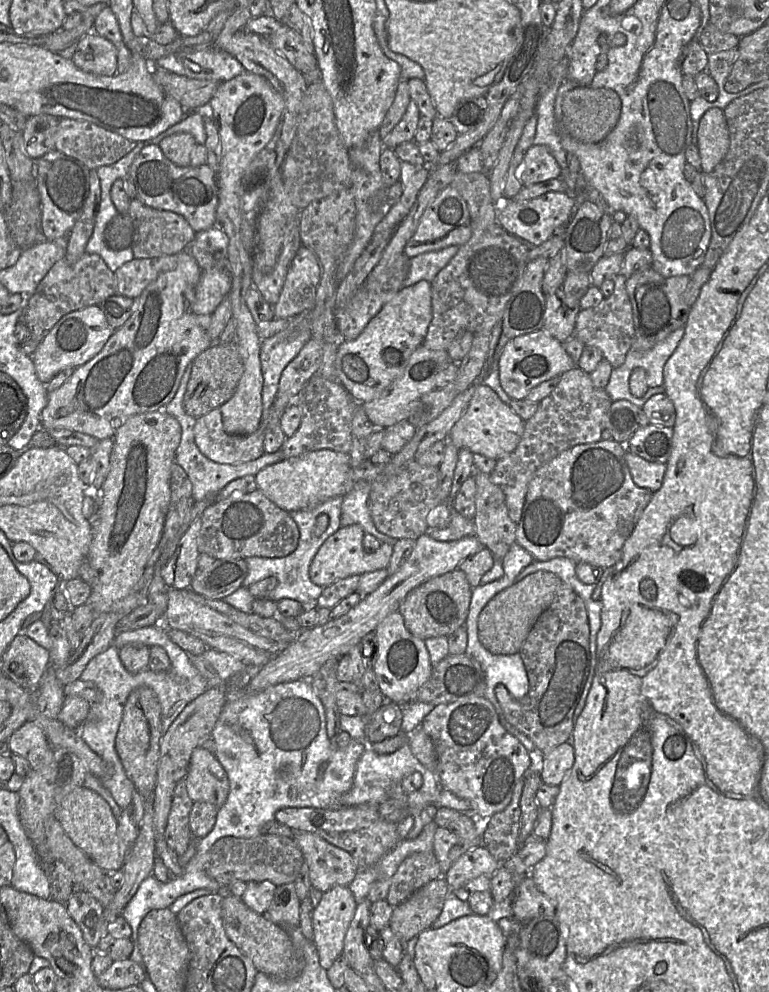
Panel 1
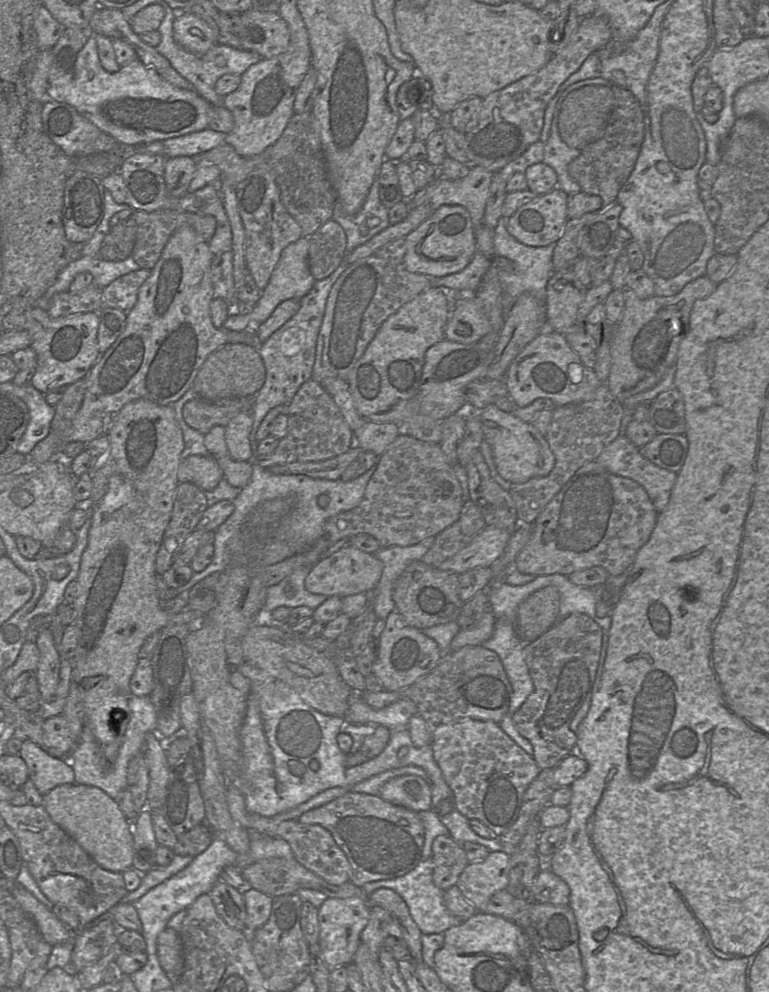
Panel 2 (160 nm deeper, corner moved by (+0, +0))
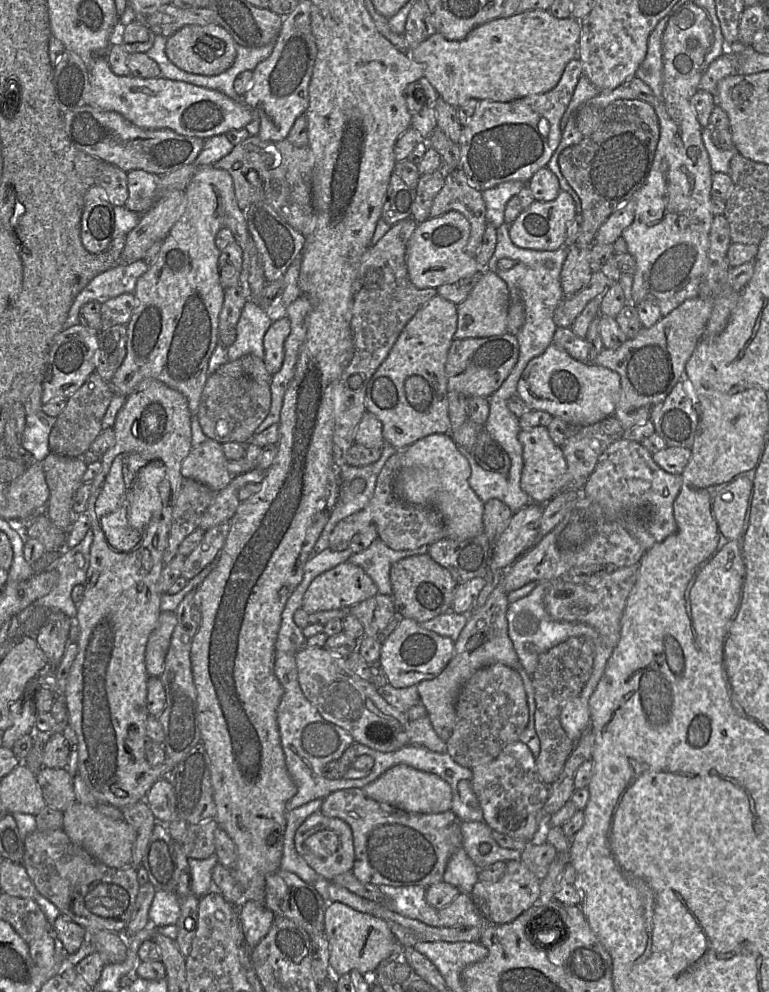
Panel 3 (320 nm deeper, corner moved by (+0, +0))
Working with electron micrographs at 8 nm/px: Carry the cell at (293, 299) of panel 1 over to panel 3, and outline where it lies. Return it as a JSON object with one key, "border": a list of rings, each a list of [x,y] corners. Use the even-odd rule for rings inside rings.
{"border":[[[287,315],[275,320],[263,339],[264,362],[271,375],[278,372],[284,359],[284,342],[290,333],[290,320]]]}

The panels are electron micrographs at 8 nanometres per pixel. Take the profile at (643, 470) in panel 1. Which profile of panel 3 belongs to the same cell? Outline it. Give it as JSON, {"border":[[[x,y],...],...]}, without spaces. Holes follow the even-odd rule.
{"border":[[[621,438],[600,455],[581,494],[597,502],[609,520],[619,523],[647,551],[676,530],[673,504],[681,486],[681,474],[662,469],[641,443]]]}

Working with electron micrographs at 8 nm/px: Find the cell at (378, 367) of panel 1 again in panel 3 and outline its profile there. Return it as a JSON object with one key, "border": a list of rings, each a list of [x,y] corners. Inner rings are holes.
{"border":[[[439,294],[432,297],[422,308],[420,308],[415,315],[407,322],[402,329],[396,342],[391,348],[389,354],[377,368],[366,386],[365,408],[366,412],[374,414],[383,425],[383,439],[386,444],[393,446],[396,449],[405,449],[416,441],[432,434],[449,434],[450,419],[448,415],[448,397],[447,390],[447,376],[445,372],[445,363],[452,341],[455,339],[454,334],[457,329],[457,305],[442,298]]]}

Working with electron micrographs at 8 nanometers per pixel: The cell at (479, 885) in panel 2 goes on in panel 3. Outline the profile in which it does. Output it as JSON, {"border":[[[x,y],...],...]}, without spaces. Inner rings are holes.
{"border":[[[519,860],[506,862],[503,876],[496,882],[478,881],[469,894],[486,921],[491,924],[505,924],[512,922],[524,911],[534,906],[540,895],[540,883],[538,879]]]}

